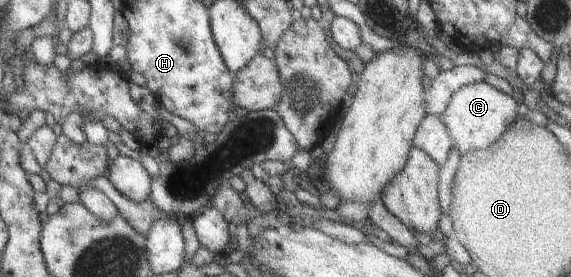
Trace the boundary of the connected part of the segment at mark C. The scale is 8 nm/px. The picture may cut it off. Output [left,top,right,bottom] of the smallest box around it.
[439,82,519,153]

